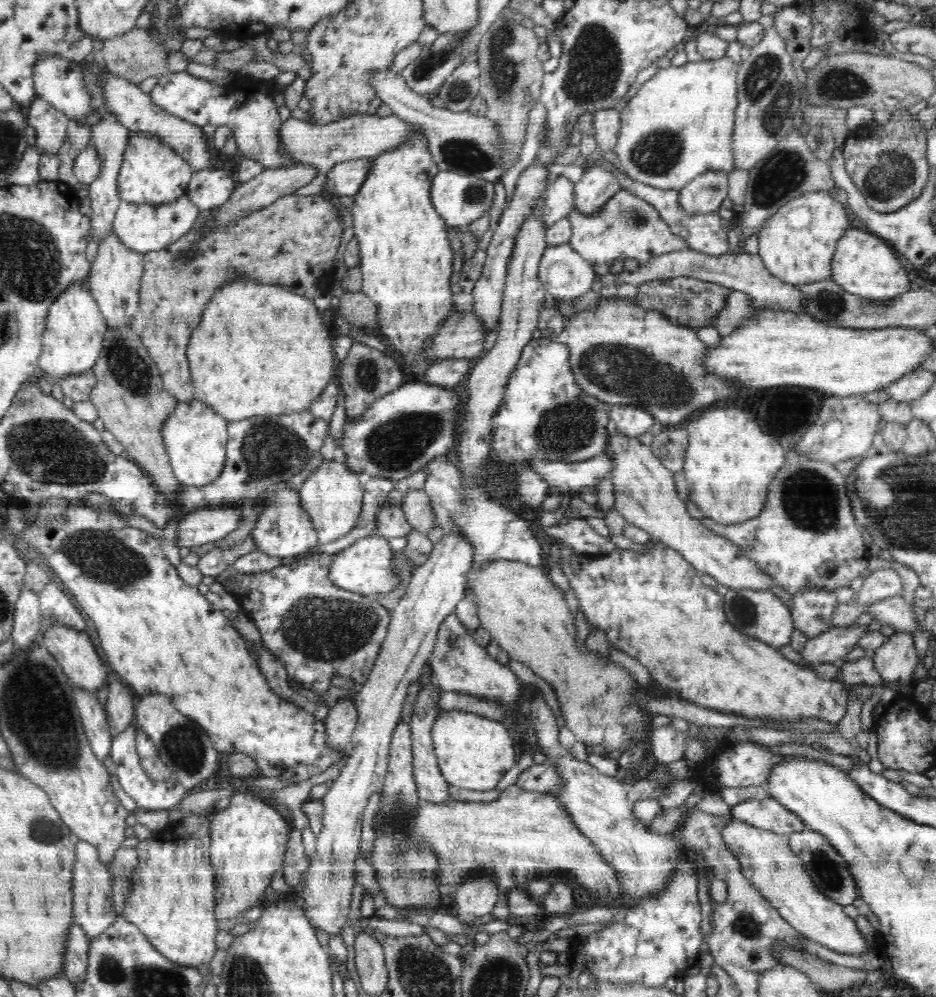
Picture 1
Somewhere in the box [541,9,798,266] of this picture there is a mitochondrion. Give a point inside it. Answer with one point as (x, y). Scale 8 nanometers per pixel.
(593, 73)

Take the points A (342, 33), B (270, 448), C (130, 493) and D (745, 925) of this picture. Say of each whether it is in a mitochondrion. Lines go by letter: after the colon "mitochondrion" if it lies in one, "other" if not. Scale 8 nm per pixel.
A: other
B: mitochondrion
C: other
D: mitochondrion

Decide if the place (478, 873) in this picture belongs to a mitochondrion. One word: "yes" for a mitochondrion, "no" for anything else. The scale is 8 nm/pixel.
no

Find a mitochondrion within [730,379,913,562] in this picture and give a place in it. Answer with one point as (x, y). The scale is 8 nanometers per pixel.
(809, 499)

